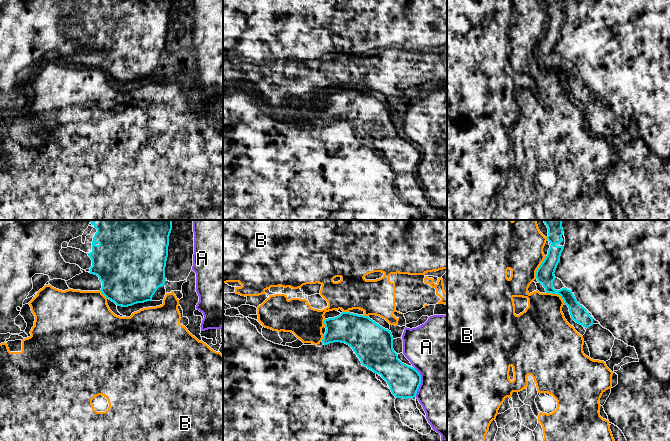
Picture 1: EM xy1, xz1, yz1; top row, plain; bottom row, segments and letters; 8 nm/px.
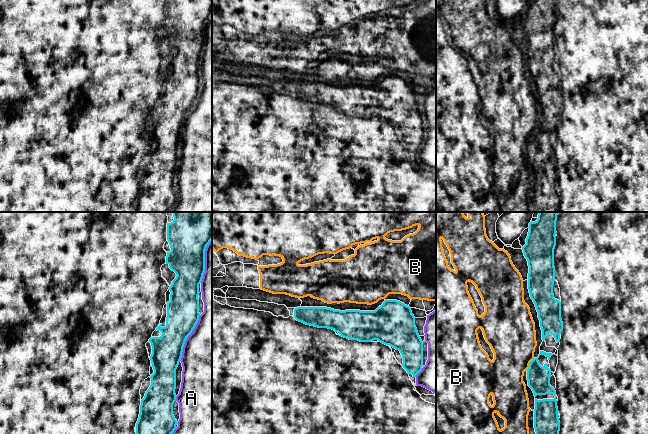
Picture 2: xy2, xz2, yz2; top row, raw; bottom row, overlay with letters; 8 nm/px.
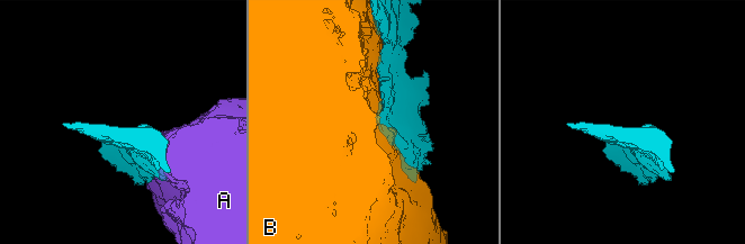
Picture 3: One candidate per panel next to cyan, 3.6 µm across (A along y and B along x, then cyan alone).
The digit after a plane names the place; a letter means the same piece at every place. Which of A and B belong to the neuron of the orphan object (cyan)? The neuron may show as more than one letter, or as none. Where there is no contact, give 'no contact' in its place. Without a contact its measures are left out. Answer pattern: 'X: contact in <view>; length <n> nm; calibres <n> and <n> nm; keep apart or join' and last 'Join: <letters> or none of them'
A: contact in xy2; length 400 nm; calibres 260 and 480 nm; keep apart
B: contact in yz1; length 200 nm; calibres 140 and 380 nm; keep apart
Join: none of them

